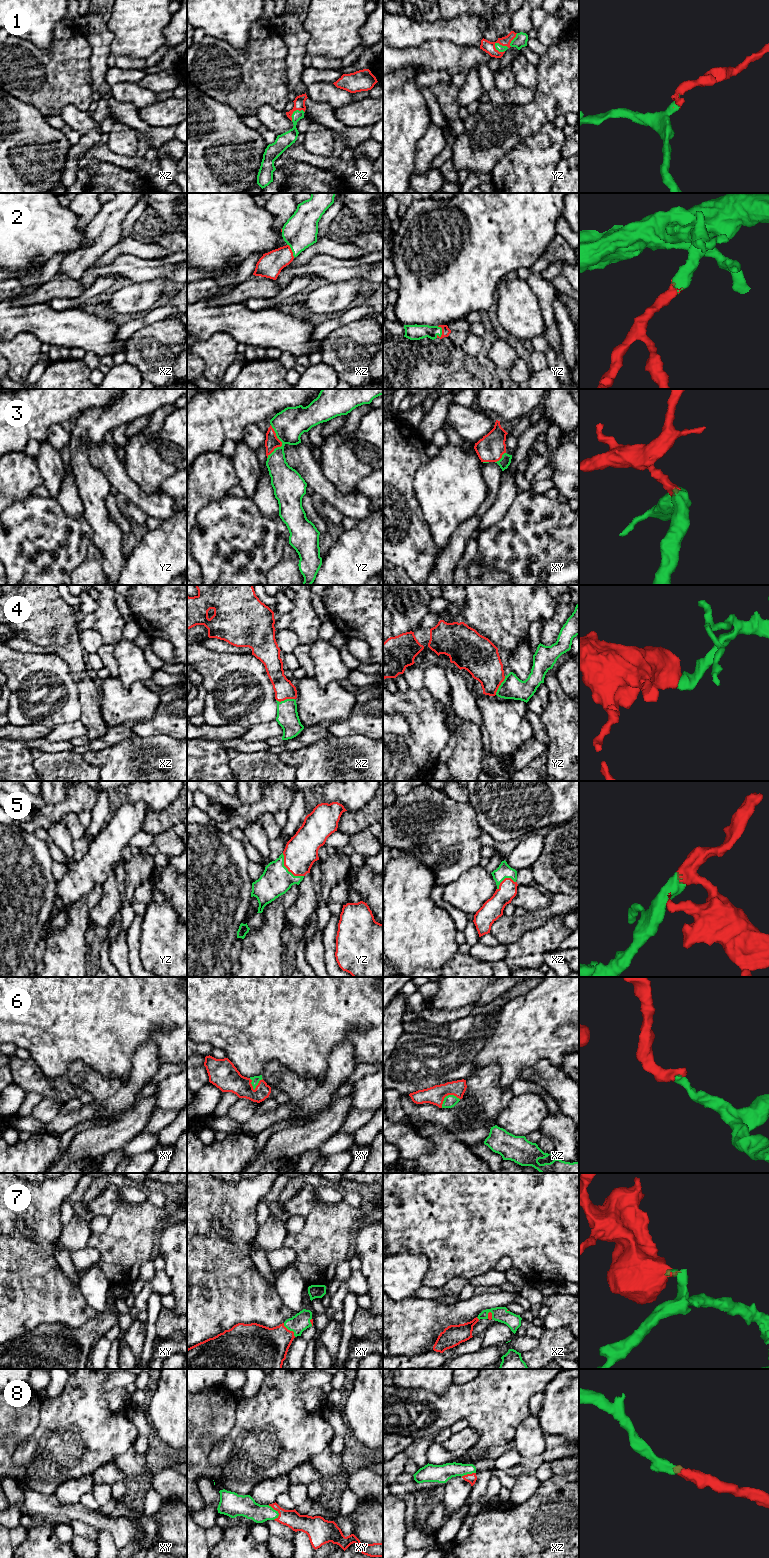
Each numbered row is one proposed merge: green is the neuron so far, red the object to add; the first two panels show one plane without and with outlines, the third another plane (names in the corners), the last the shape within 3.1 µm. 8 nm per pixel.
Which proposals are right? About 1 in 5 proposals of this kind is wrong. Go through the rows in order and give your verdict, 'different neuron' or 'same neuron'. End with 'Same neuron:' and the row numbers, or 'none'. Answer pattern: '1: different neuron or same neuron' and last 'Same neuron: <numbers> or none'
1: same neuron
2: same neuron
3: same neuron
4: same neuron
5: same neuron
6: same neuron
7: same neuron
8: same neuron
Same neuron: 1, 2, 3, 4, 5, 6, 7, 8

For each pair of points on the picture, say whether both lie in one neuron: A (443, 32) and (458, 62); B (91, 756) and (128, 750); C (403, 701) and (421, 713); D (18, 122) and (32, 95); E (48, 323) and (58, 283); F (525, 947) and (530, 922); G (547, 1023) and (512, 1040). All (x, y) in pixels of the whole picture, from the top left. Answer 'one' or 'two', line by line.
A: two
B: one
C: one
D: two
E: two
F: two
G: one

